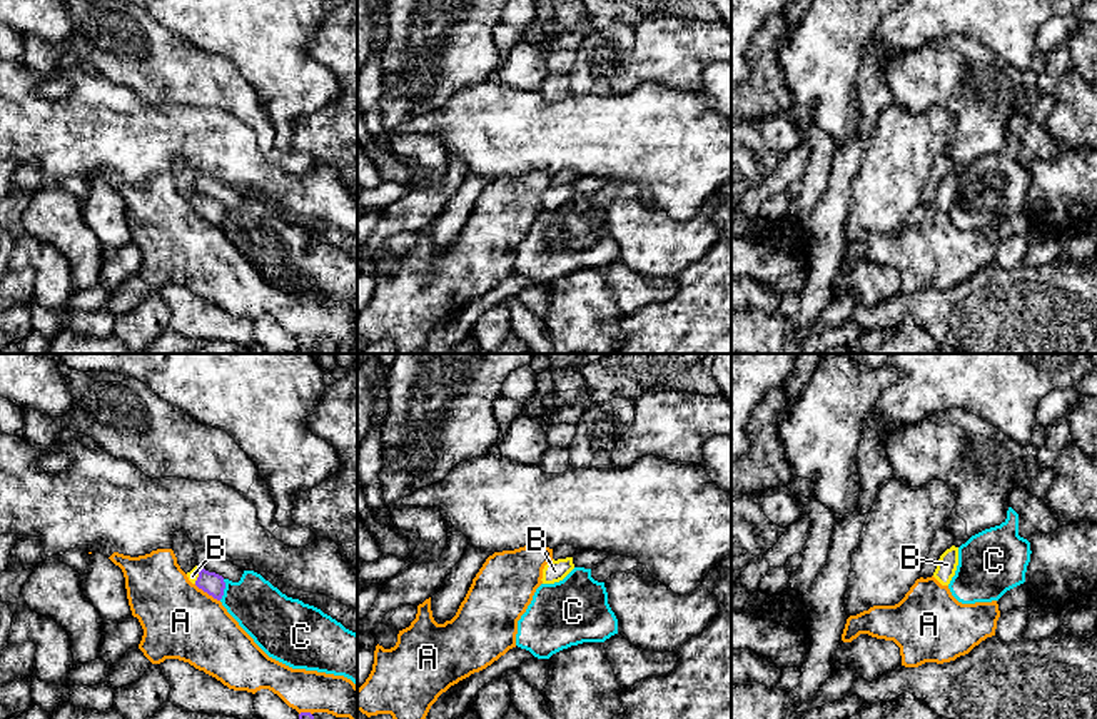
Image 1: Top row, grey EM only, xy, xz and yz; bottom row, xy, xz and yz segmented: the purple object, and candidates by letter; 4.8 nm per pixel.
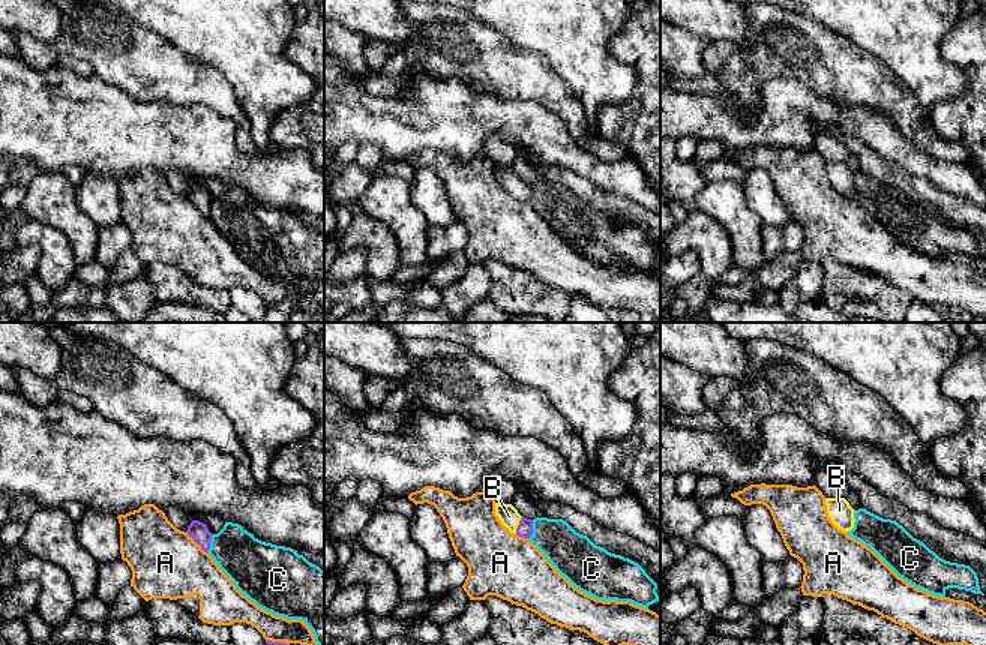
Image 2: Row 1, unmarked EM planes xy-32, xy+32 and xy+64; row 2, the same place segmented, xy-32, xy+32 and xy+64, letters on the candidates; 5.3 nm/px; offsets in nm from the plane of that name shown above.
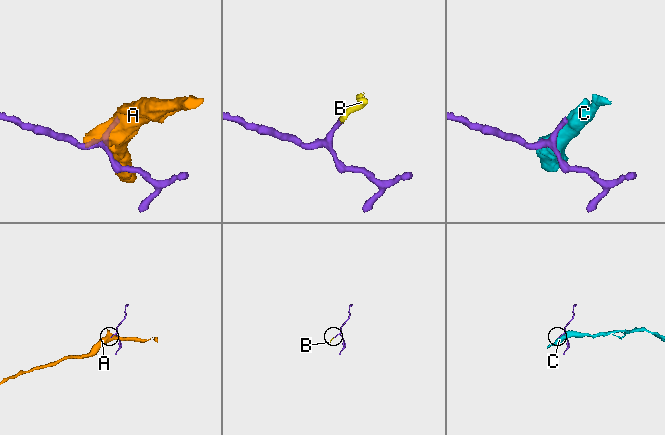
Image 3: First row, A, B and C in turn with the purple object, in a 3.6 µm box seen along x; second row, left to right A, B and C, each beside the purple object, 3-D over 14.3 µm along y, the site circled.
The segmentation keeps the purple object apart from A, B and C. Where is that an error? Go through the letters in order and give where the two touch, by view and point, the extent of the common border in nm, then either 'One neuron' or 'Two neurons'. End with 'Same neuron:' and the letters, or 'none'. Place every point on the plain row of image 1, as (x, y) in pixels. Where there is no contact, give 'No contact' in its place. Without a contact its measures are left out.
A: Touches purple at xy (207, 219). Shared border 150 nm. Two neurons
B: Touches purple at xy (199, 202). Shared border 80 nm. One neuron
C: Touches purple at xy (224, 214). Shared border 110 nm. Two neurons
Same neuron: B

